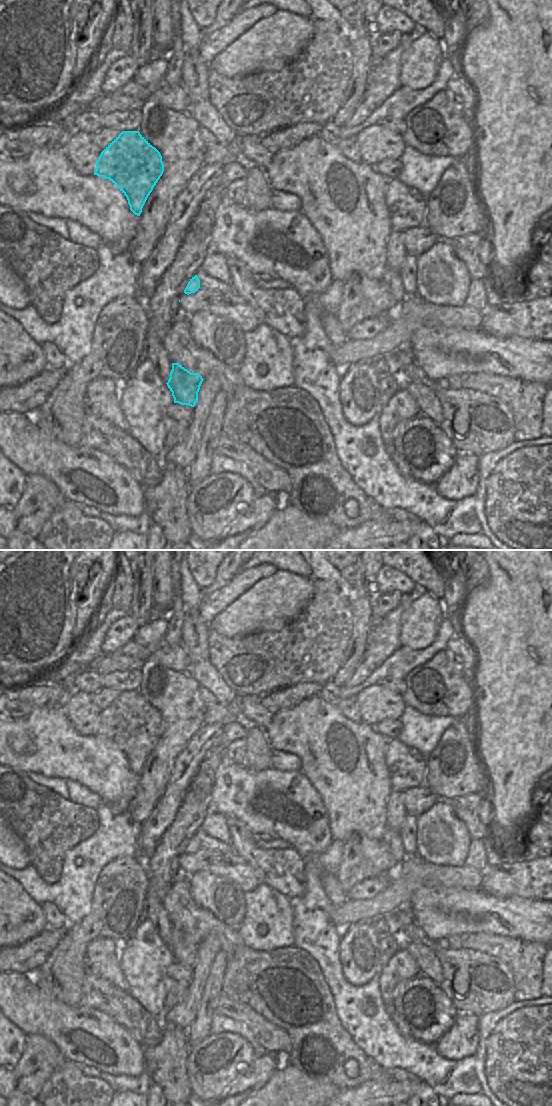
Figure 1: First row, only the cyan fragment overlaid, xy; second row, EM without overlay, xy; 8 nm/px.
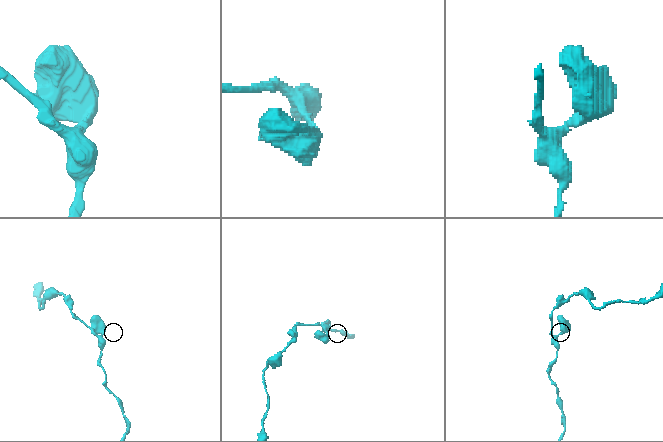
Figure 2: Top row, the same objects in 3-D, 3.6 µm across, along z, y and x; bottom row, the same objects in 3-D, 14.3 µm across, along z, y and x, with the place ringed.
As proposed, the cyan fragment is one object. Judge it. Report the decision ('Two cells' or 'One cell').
One cell

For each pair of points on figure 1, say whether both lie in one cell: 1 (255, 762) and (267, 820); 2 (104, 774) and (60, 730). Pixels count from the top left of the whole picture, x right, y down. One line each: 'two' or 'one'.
1: two
2: one

